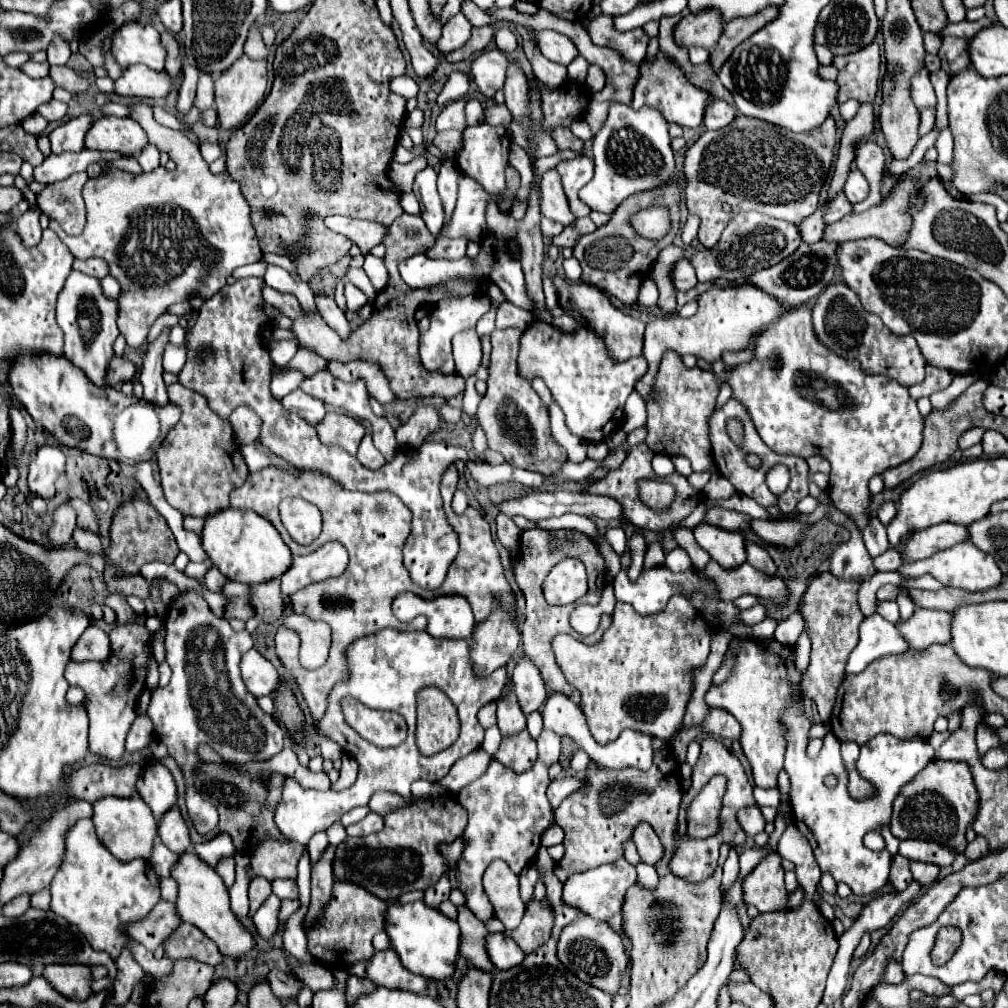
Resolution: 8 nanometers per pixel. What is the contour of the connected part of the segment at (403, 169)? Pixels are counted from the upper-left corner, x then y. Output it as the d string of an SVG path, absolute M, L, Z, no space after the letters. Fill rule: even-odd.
M416 156L410 164L398 164L398 162L390 162L388 164L388 178L392 182L396 182L396 186L400 186L400 192L412 192L412 184L414 184L414 176L416 172L420 172L426 166L426 156Z

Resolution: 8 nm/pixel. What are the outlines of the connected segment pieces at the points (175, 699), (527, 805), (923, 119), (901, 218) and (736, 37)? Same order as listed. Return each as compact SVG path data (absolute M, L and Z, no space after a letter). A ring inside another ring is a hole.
M184 592L180 594L170 606L168 606L168 616L166 616L164 628L166 628L166 662L172 668L172 678L166 688L158 688L152 692L152 700L148 706L148 716L154 722L156 736L160 742L166 744L168 754L178 762L184 782L186 782L186 806L188 806L188 816L200 836L206 836L218 826L218 812L209 800L205 800L204 795L196 792L194 788L194 774L196 768L200 766L200 756L198 756L198 746L204 742L208 744L226 764L248 764L248 762L260 762L260 760L270 760L274 754L278 754L284 746L284 732L272 718L272 714L266 714L260 706L258 700L246 690L242 678L240 678L240 668L238 662L242 658L240 646L252 646L252 638L246 630L234 632L228 620L214 616L210 606L202 596L196 592Z
M544 730L536 742L538 742L536 766L532 766L522 774L516 774L510 768L502 766L500 762L490 760L486 772L478 780L464 786L456 796L458 802L468 812L468 826L462 834L466 846L456 864L456 886L466 896L466 906L482 922L494 916L492 904L488 902L482 890L482 874L488 868L488 864L500 858L512 868L512 872L520 874L524 866L534 862L536 852L540 848L542 832L550 824L554 824L554 810L546 798L546 786L550 782L548 768L560 758L560 736L556 736L550 730ZM500 772L502 772L502 784L500 784Z
M922 108L920 110L920 134L928 134L934 126L934 118L936 118L936 108Z
M904 174L904 178L896 182L896 186L888 192L888 196L882 198L882 202L878 206L872 206L870 210L866 210L862 214L848 214L842 220L826 226L822 240L838 244L844 240L858 240L858 238L874 236L874 238L888 242L894 248L900 248L908 240L914 210L920 210L924 204L926 204L926 200L922 198L922 184L916 178L910 178L908 174Z
M778 8L772 10L764 10L764 14L758 14L756 18L742 18L742 20L732 20L726 22L720 42L710 50L710 58L708 64L714 68L714 72L718 72L724 64L724 60L732 54L732 50L736 46L740 46L744 40L748 40L756 30L760 30L764 24L768 24L774 16L776 16Z

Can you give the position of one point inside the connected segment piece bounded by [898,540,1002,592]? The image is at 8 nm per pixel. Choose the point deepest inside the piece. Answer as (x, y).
(963, 566)

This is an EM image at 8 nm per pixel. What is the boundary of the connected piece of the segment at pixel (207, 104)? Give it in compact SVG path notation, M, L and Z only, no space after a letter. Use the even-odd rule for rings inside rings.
M201 73L194 104L198 108L214 108L214 79L209 73Z

